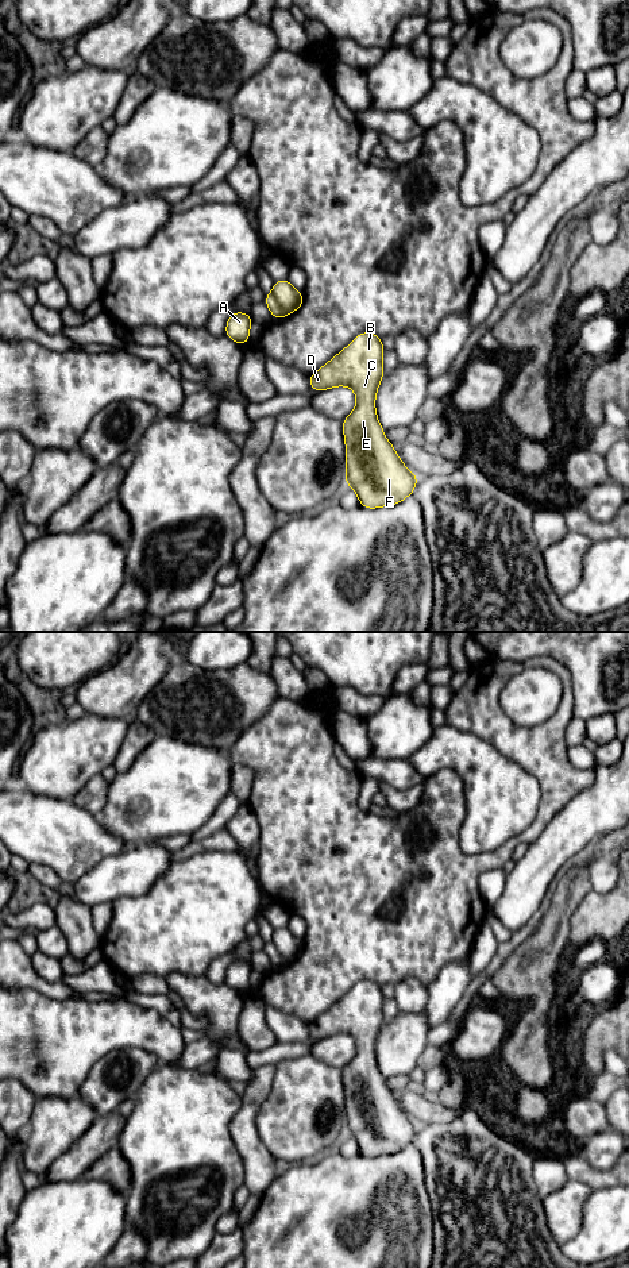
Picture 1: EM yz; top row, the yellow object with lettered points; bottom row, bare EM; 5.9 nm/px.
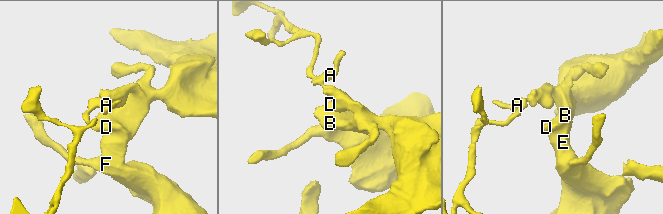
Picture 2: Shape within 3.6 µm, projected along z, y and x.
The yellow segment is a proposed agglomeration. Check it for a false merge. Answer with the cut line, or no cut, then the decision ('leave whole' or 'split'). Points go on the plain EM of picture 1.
cut yz (271, 940), (276, 949), (288, 962); split

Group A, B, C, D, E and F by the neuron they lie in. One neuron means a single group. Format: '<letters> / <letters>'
A / B C D E F

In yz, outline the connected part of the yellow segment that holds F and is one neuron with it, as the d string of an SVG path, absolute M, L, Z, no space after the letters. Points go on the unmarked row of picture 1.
M362 980L328 1011L309 1024L309 1033L314 1040L335 1034L348 1034L355 1040L356 1055L341 1069L346 1090L346 1134L355 1138L359 1153L366 1157L400 1152L413 1142L418 1129L418 1125L402 1111L394 1094L386 1087L377 1065L375 1045L385 1024L383 1001L385 995L379 984Z

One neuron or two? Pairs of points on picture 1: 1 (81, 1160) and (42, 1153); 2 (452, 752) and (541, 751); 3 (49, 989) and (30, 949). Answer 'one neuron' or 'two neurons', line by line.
1: two neurons
2: two neurons
3: two neurons

